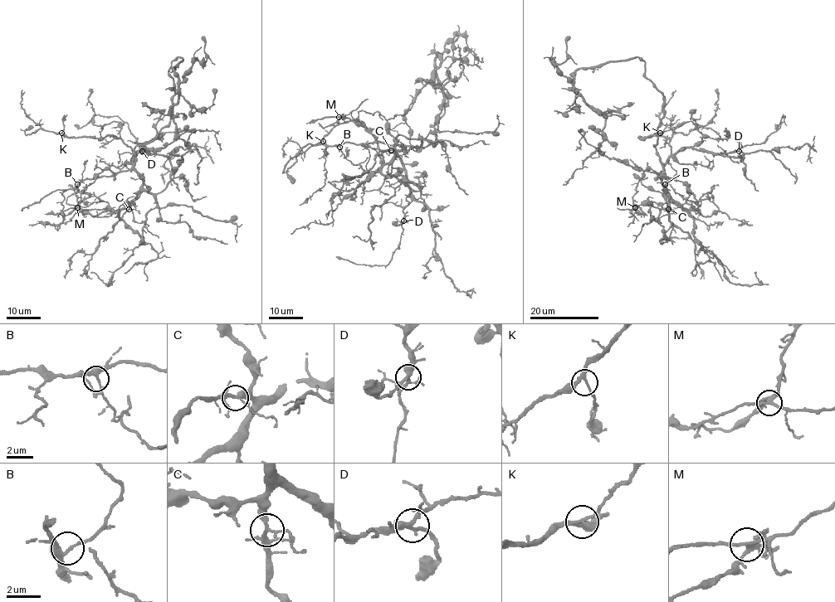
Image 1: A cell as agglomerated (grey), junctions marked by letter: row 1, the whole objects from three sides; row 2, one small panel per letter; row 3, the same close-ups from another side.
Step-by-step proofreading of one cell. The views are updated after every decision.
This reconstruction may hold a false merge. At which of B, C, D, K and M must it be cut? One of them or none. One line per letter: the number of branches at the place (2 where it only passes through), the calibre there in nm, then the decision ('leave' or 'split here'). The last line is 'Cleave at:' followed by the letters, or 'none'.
B: branches 3; calibre 260 nm; leave
C: branches 5; calibre 240 nm; leave
D: branches 4; calibre 320 nm; leave
K: branches 3; calibre 200 nm; leave
M: branches 4; calibre 240 nm; split here
Cleave at: M

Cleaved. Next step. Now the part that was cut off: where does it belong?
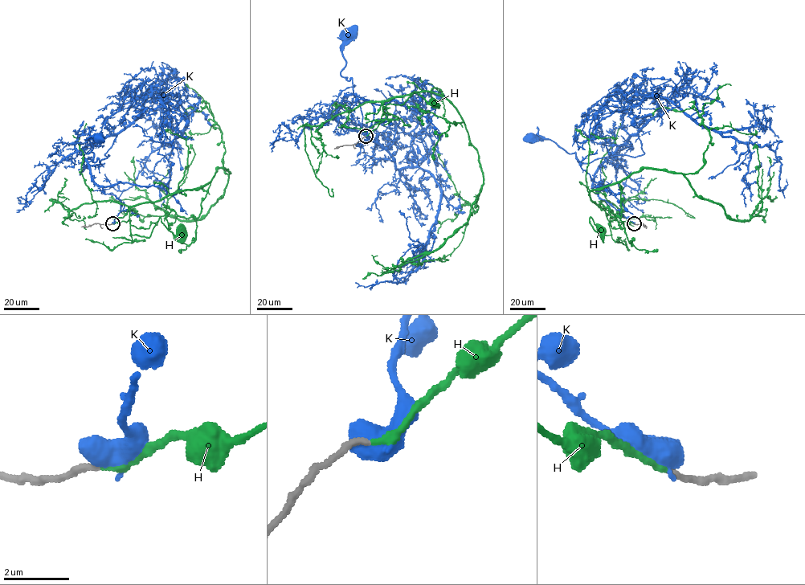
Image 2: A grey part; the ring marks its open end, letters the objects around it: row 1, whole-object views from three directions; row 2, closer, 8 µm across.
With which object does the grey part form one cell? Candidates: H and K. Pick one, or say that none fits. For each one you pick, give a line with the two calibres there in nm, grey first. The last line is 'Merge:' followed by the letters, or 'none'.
H: Thickness 200 nm (grey) against 190 nm
Merge: H

